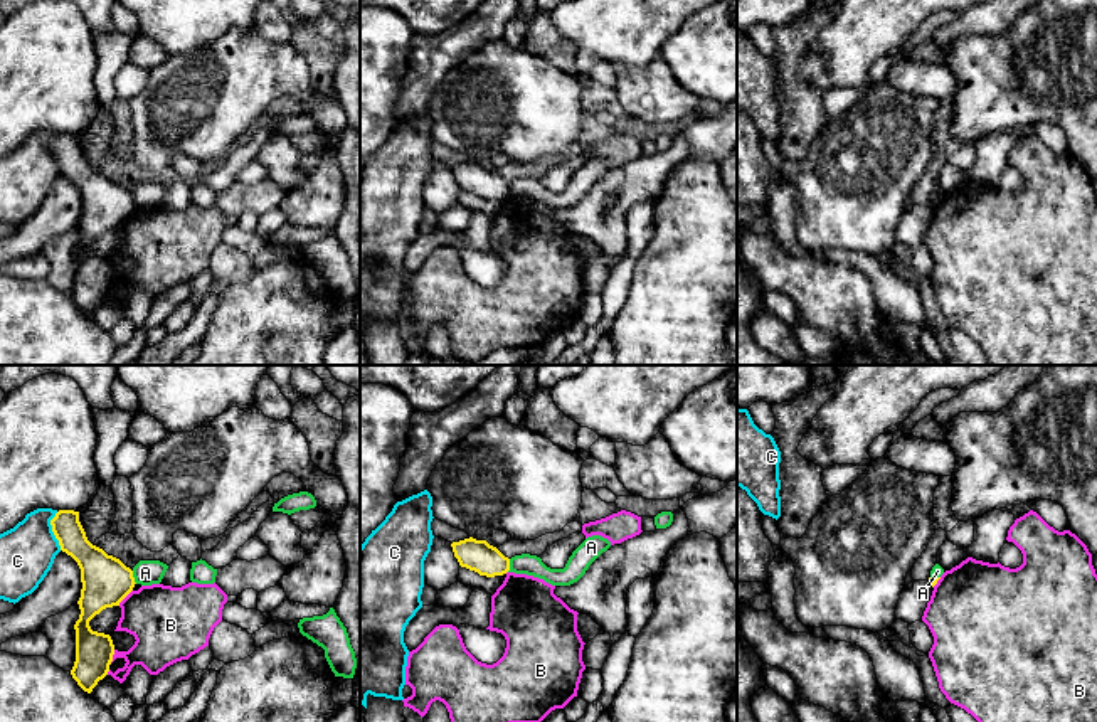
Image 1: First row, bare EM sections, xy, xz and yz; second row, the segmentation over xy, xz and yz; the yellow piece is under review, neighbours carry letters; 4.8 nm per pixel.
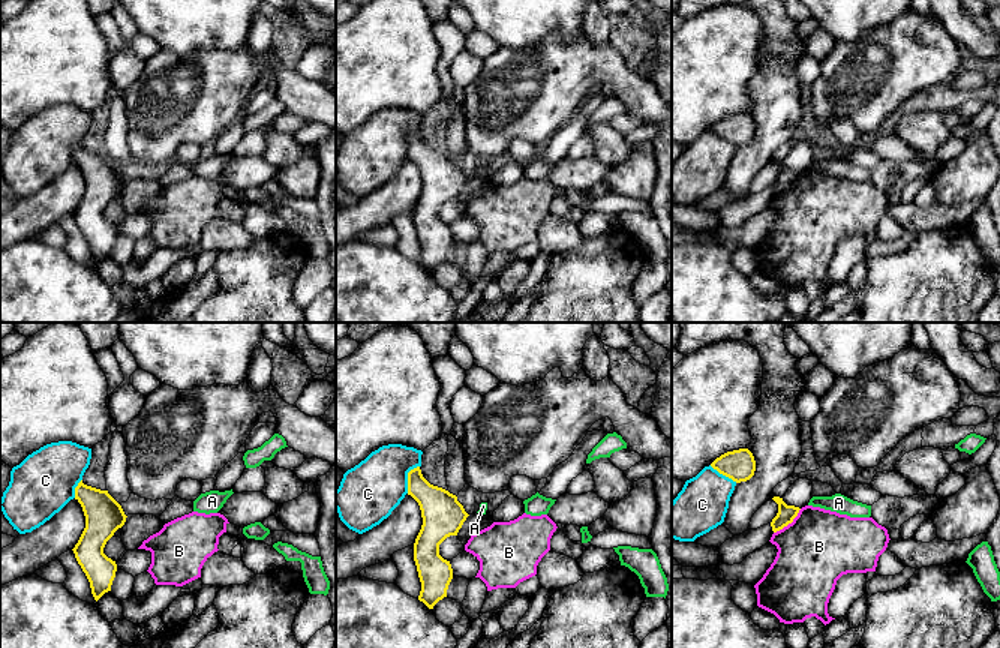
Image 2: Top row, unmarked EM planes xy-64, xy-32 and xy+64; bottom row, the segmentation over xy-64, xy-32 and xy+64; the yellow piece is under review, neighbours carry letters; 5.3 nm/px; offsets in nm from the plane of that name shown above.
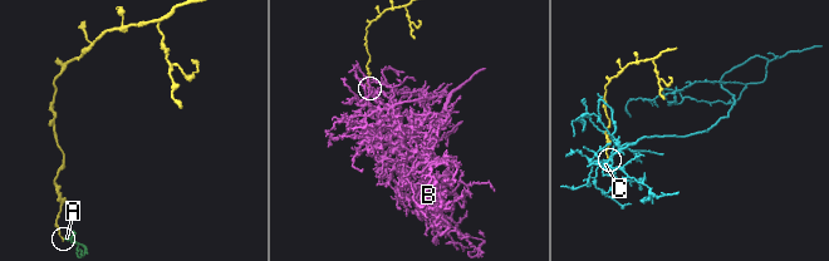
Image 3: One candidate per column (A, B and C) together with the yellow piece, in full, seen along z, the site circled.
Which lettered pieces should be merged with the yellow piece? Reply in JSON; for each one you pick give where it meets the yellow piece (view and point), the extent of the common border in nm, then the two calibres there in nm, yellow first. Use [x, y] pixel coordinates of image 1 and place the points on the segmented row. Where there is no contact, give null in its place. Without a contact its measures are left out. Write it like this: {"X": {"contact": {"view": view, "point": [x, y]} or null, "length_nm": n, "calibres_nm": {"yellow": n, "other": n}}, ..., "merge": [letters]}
{"merge": []}

